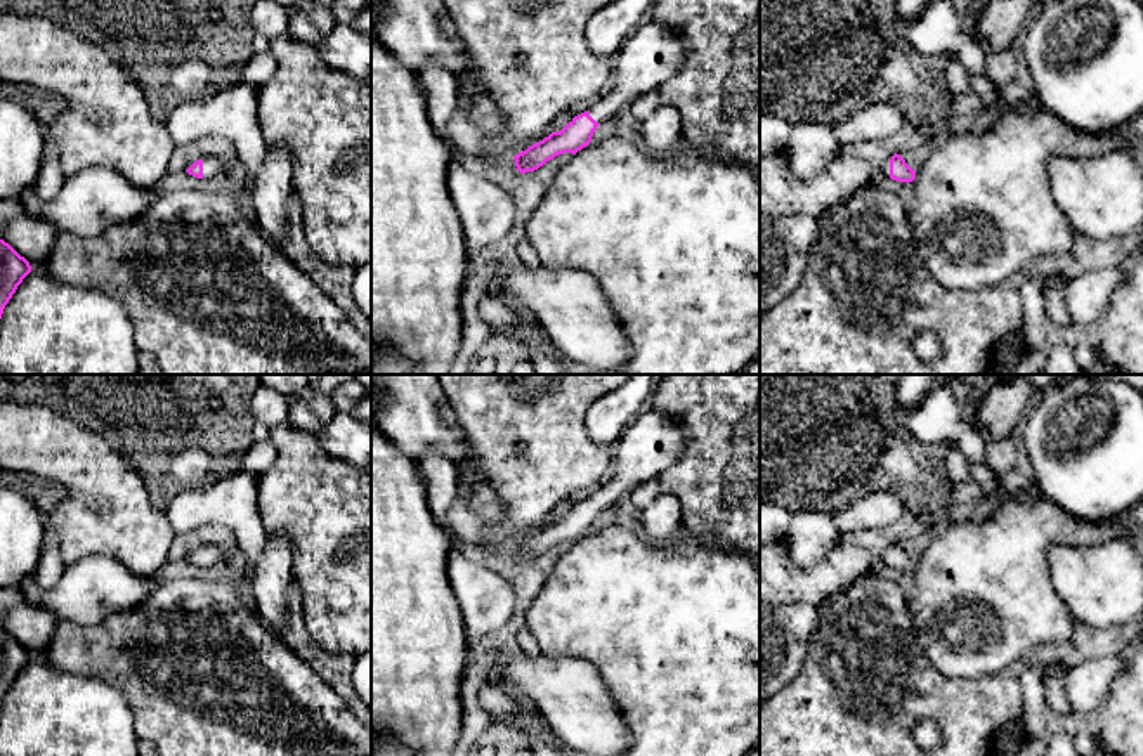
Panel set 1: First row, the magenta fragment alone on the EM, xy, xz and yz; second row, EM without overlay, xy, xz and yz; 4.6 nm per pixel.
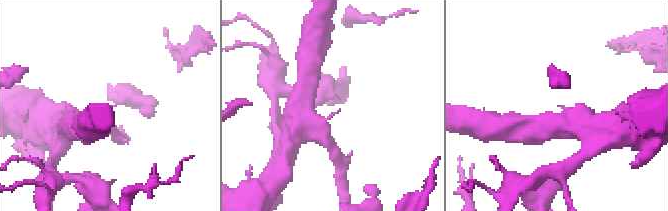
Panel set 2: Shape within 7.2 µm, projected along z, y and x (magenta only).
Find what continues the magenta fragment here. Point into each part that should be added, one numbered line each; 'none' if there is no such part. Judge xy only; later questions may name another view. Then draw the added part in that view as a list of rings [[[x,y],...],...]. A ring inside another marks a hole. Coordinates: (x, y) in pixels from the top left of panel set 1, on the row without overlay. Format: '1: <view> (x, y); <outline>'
1: xy (212, 555); [[[206,541],[203,546],[203,567],[212,567],[220,562],[229,562],[229,550],[222,550],[220,546],[212,544]]]

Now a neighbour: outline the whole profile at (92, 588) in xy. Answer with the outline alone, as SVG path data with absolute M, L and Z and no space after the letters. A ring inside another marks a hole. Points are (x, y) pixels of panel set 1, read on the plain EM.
M90 555L66 565L49 590L40 588L33 576L17 588L31 605L50 610L57 619L90 626L140 605L154 586L153 577L137 577L111 557Z

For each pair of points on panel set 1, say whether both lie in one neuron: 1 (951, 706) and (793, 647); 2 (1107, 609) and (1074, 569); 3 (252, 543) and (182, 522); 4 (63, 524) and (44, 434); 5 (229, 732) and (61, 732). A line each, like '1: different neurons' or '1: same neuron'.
1: different neurons
2: same neuron
3: same neuron
4: same neuron
5: different neurons

